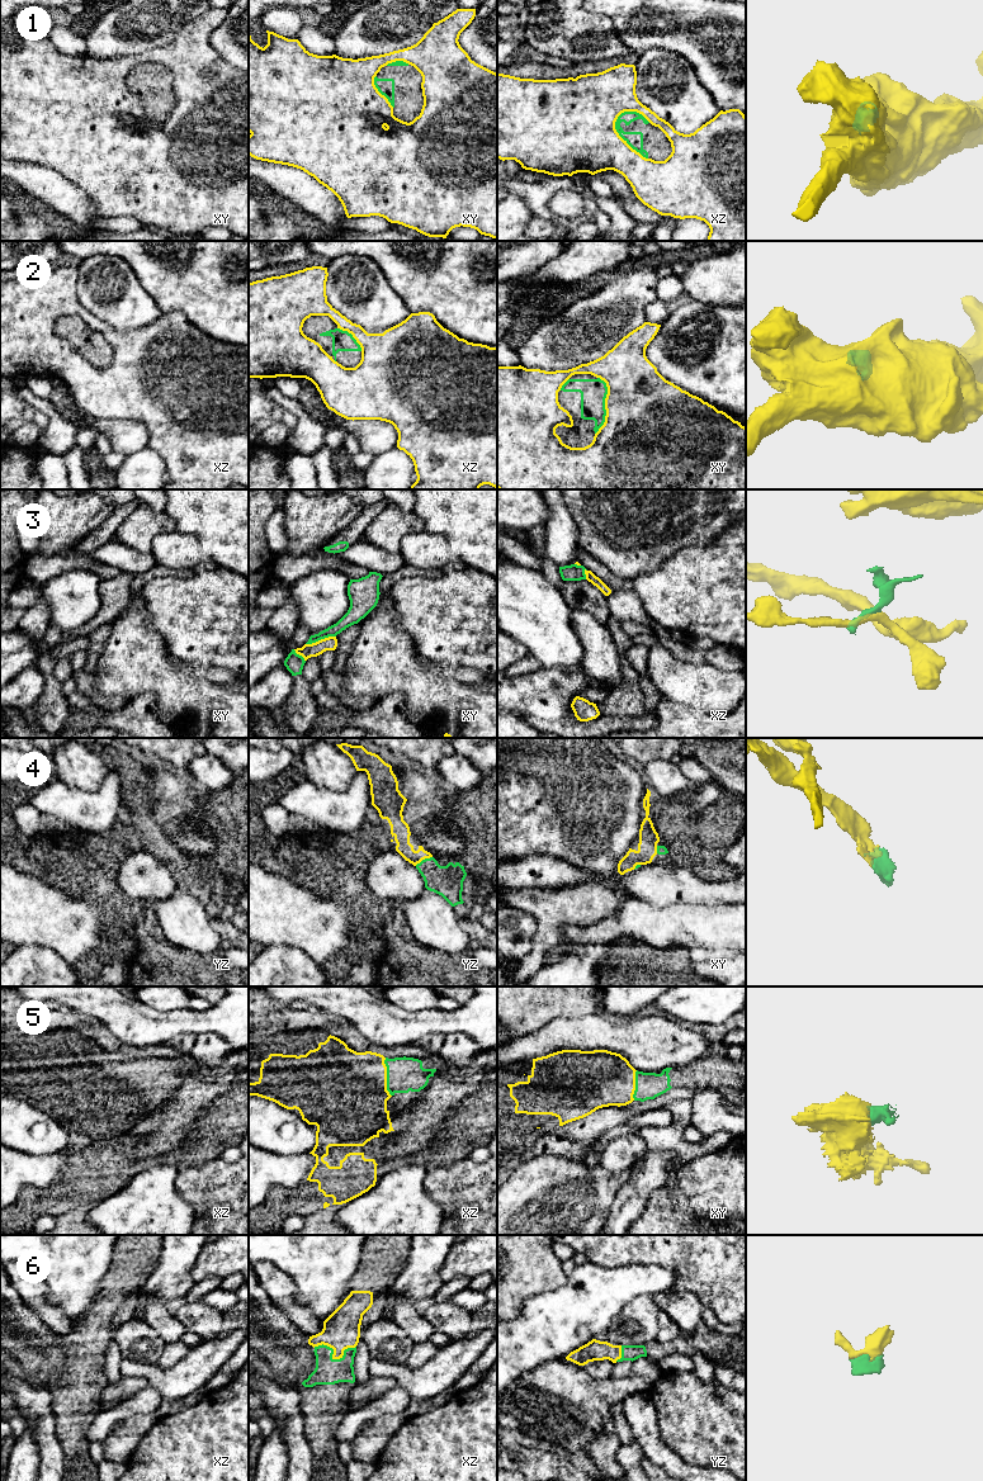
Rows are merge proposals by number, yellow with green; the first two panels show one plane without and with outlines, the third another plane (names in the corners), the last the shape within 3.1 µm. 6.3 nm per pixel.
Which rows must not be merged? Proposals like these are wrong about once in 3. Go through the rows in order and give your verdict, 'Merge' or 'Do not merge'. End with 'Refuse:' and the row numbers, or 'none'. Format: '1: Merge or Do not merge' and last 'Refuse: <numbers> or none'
1: Do not merge
2: Do not merge
3: Do not merge
4: Merge
5: Merge
6: Merge
Refuse: 1, 2, 3

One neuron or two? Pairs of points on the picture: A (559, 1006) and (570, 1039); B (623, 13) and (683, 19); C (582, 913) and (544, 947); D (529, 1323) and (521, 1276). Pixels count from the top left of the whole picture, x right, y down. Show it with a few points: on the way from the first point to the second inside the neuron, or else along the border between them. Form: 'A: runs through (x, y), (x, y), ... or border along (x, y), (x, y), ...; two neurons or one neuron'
A: border along (592, 1012), (580, 1017), (557, 1017), (537, 1030); two neurons
B: runs through (638, 18), (667, 18); one neuron
C: runs through (571, 913), (548, 936); one neuron
D: border along (553, 1288), (532, 1295), (510, 1320); two neurons

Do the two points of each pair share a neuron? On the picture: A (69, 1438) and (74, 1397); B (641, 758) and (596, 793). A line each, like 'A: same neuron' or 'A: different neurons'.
A: same neuron
B: different neurons

